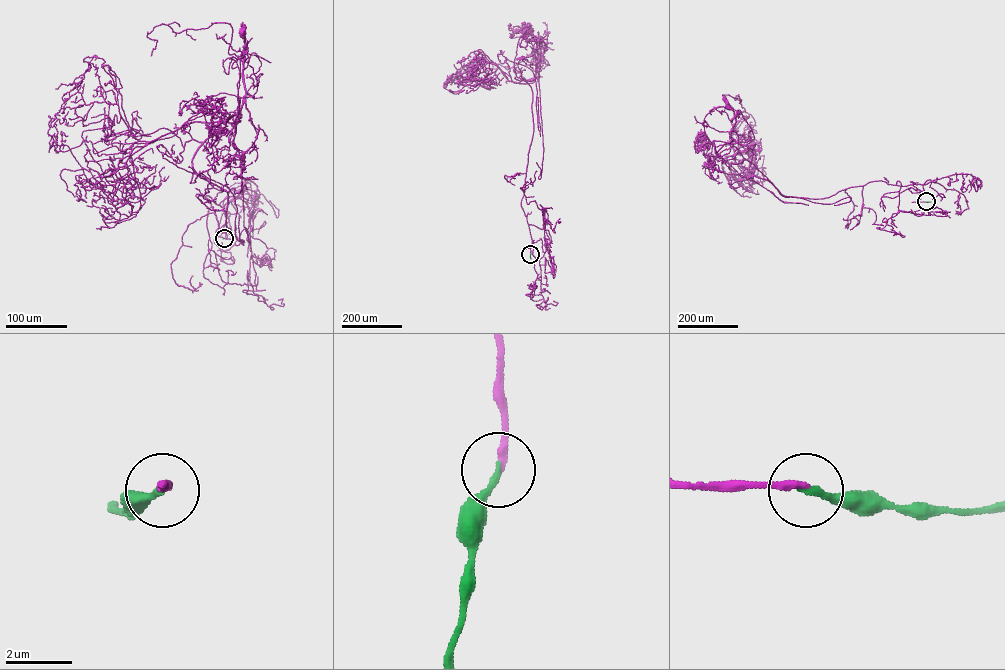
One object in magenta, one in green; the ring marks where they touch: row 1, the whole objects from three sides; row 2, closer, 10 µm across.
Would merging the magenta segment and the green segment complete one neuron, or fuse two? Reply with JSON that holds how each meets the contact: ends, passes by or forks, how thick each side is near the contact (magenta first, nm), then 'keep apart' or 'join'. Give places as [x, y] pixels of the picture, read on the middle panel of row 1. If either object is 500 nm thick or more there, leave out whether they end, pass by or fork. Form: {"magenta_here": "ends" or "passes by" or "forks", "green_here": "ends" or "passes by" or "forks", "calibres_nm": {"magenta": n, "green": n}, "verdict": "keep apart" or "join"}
{"magenta_here": "ends", "green_here": "ends", "calibres_nm": {"magenta": 240, "green": 200}, "verdict": "join"}

